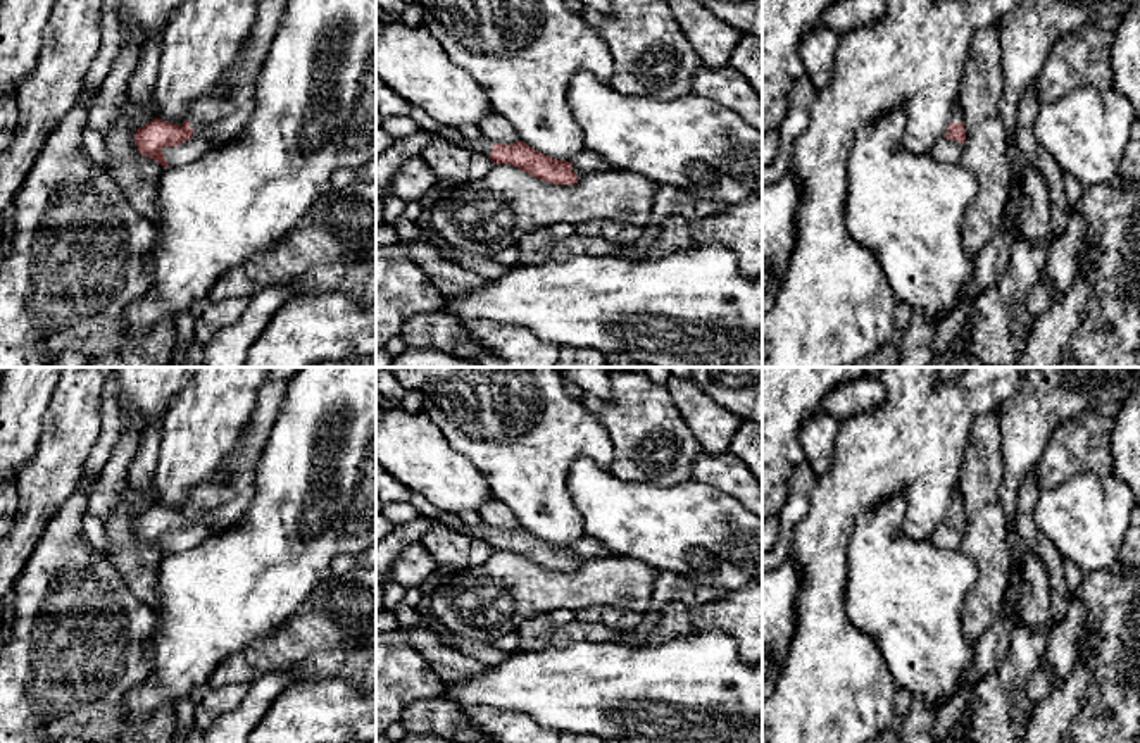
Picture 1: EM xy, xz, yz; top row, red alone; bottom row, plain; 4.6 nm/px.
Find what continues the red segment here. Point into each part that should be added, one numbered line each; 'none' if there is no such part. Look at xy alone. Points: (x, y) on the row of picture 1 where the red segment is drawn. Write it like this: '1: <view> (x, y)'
1: xy (221, 114)

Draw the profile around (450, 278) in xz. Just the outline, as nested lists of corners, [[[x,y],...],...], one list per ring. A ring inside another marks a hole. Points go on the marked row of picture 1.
[[[419,238],[416,241],[400,245],[405,248],[410,260],[414,260],[438,288],[443,298],[478,291],[488,281],[486,278],[467,271],[457,262],[442,259],[435,245],[429,241]]]

